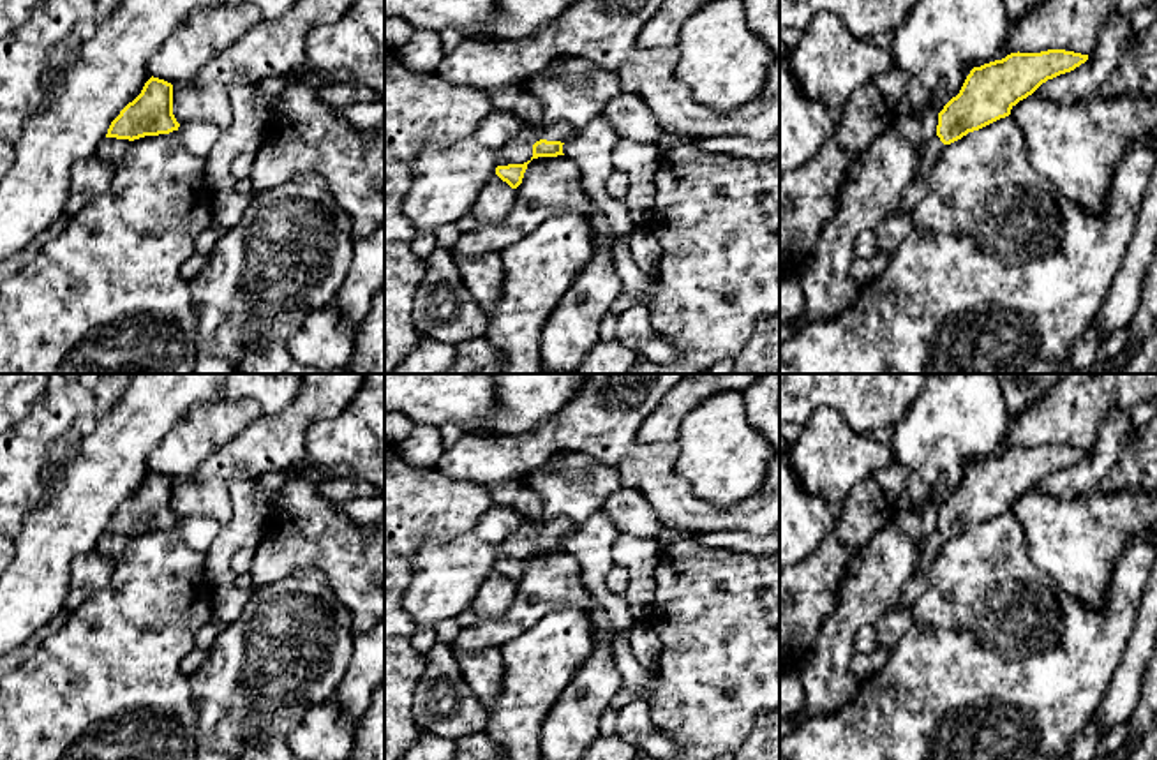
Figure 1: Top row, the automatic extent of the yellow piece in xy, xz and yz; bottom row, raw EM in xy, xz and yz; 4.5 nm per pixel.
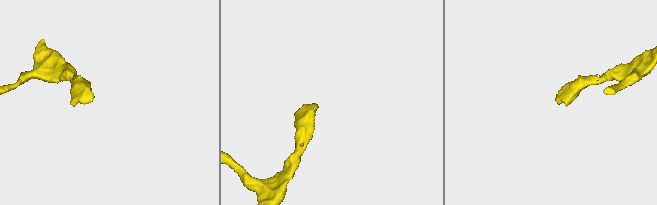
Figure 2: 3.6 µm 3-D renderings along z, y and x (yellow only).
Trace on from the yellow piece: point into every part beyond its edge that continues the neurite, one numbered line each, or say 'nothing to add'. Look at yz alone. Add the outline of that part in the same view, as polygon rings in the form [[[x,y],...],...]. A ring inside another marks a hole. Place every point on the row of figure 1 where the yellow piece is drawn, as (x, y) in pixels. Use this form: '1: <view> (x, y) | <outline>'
1: yz (930, 150) | [[[931,139],[922,143],[917,159],[917,171],[921,176],[928,178],[944,148],[945,145],[940,139]]]

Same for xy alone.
1: xy (110, 150) | [[[104,138],[101,141],[101,145],[97,146],[95,153],[104,162],[115,166],[122,159],[122,155],[125,153],[129,143],[131,143],[129,139]]]

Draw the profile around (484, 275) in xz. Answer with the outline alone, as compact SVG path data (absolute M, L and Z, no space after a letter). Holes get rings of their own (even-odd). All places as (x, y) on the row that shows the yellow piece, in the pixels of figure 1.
M501 254L457 257L455 263L459 266L460 277L480 307L485 312L494 310L501 300L504 284L504 266Z

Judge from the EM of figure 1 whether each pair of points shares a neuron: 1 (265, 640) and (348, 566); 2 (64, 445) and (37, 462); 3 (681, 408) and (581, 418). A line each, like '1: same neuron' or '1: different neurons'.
1: different neurons
2: different neurons
3: different neurons

